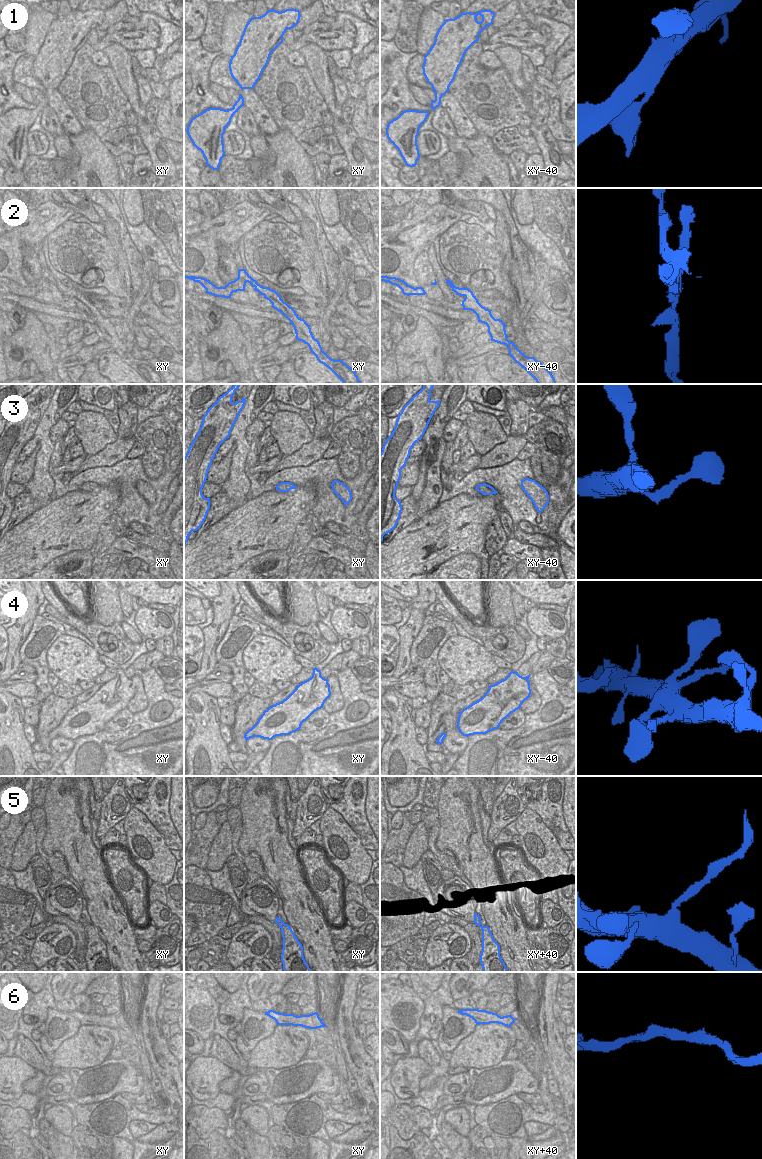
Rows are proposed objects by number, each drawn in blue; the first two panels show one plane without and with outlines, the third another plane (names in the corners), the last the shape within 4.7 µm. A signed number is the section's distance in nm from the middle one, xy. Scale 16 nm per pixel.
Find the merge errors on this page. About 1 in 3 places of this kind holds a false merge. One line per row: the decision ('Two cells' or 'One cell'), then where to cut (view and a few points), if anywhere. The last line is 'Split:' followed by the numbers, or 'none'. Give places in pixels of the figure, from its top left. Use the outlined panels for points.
1: One cell. No split
2: Two cells. Split along xy (225, 285), (230, 285), (236, 291)
3: One cell. No split
4: One cell. No split
5: Two cells. Split along xy (285, 924), (280, 927)
6: One cell. No split
Split: 2, 5

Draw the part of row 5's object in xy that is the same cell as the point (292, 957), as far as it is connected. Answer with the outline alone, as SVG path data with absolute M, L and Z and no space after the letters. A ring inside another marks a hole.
M288 924L280 927L283 937L281 961L284 972L310 972L303 956L302 944L296 938Z

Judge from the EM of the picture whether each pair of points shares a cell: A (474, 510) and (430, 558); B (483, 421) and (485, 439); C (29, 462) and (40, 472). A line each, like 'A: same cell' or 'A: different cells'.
A: same cell
B: same cell
C: different cells

